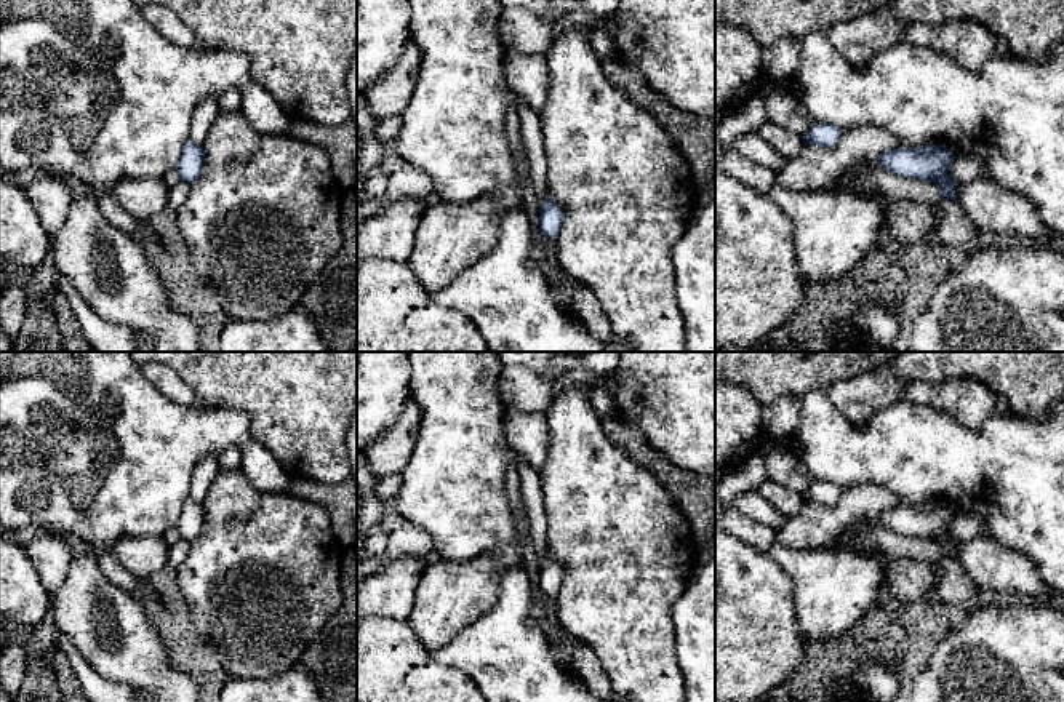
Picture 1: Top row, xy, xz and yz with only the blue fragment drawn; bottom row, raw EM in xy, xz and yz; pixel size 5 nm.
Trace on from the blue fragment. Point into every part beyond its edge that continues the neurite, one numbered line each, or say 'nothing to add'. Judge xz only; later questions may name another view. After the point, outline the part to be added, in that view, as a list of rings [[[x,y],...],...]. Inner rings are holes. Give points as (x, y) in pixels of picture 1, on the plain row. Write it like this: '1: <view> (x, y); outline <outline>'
nothing to add

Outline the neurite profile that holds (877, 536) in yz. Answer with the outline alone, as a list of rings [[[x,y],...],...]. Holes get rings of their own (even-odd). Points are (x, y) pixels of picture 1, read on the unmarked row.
[[[882,525],[867,526],[856,537],[856,544],[861,547],[875,547],[886,553],[926,563],[936,571],[941,571],[942,564],[946,563],[941,555],[941,547],[933,540],[901,536],[883,528]]]

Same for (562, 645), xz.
[[[533,596],[533,606],[530,611],[530,622],[538,627],[549,641],[554,660],[562,667],[571,667],[573,649],[576,640],[568,635],[562,625],[552,624],[542,606],[539,604],[539,598]]]

